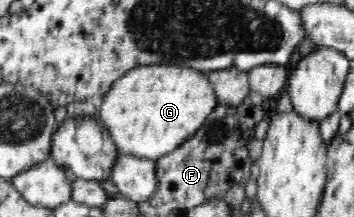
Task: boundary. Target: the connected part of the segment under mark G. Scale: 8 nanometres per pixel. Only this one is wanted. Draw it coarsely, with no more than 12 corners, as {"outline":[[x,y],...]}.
{"outline":[[142,65],[97,118],[121,154],[158,161],[217,106],[207,72]]}

